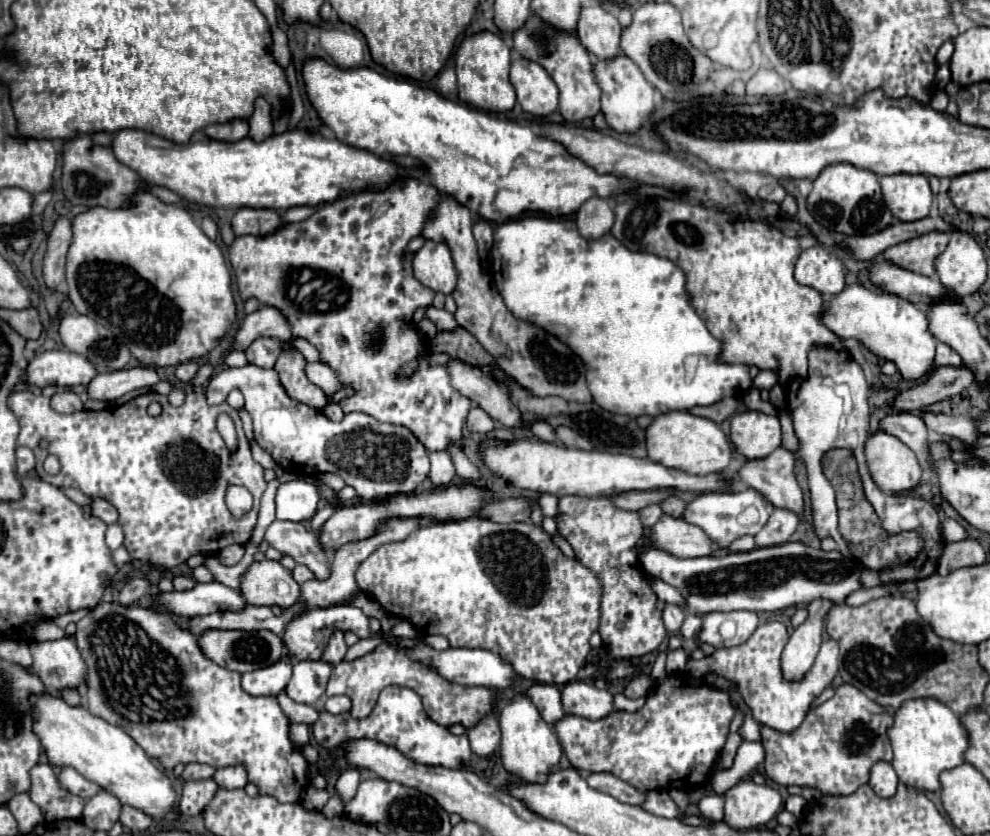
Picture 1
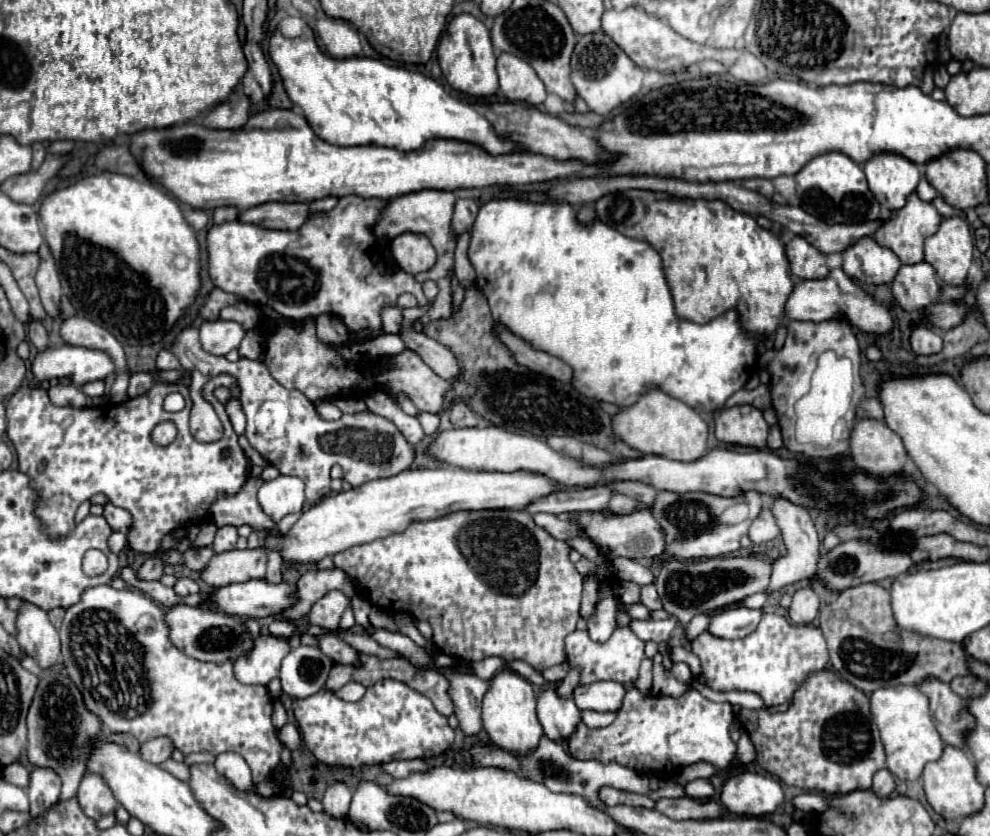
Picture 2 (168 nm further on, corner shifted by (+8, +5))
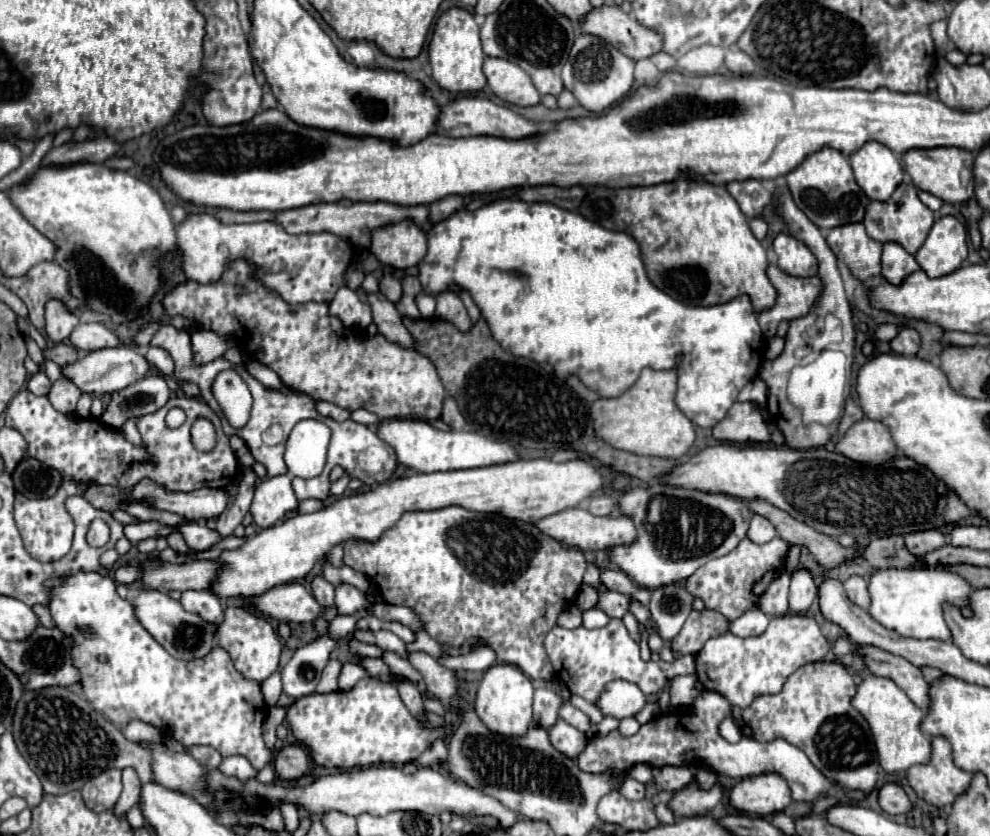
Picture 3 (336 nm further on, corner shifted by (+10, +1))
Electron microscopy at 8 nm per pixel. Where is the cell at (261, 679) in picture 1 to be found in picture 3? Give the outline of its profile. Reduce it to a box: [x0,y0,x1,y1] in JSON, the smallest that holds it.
[219,607,281,681]

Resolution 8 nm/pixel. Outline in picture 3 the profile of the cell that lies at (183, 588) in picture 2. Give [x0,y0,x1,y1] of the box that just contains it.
[179,589,223,623]

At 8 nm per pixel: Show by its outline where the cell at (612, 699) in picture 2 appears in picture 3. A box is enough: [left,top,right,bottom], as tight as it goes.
[595,681,645,719]

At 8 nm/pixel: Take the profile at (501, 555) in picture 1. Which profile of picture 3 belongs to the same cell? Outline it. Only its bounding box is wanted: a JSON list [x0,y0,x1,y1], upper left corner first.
[343,507,587,679]

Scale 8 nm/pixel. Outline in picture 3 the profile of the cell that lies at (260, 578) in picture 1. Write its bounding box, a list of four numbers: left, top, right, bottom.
[141,559,221,591]

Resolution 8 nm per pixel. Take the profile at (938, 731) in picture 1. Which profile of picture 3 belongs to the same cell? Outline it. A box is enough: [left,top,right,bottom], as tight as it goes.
[853,675,931,773]

